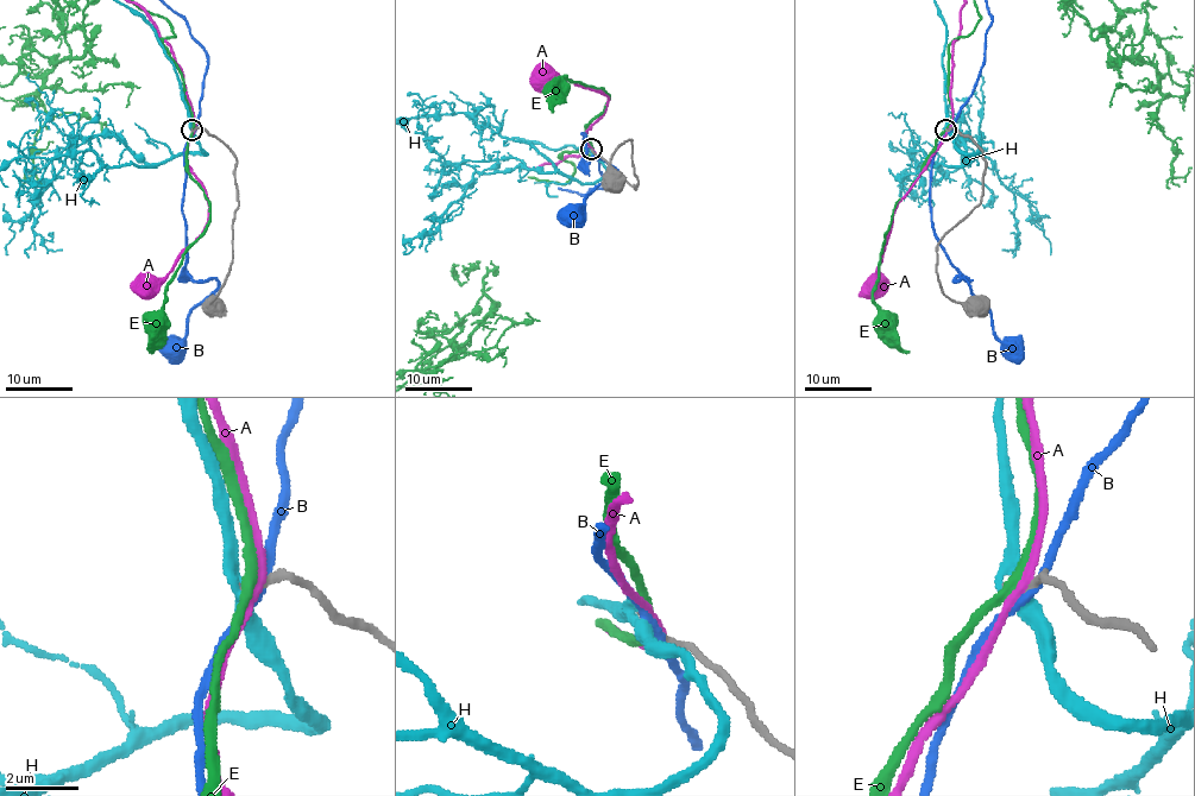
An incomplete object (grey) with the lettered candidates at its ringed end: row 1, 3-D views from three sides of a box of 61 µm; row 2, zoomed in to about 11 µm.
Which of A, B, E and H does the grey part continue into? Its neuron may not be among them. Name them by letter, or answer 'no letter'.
H

